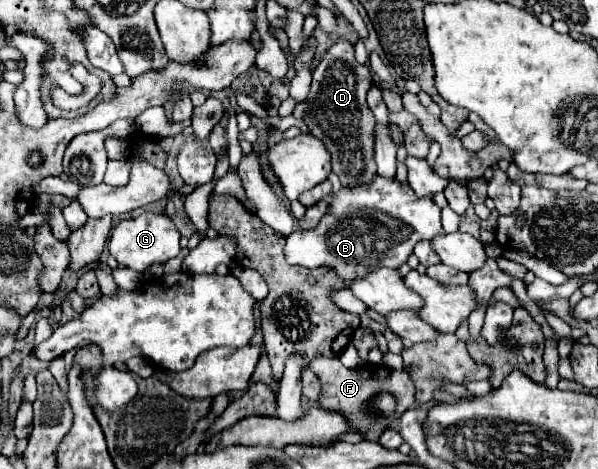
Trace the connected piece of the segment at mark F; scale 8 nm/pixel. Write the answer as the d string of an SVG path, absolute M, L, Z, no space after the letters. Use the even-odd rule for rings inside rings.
M316 356L316 360L312 360L312 364L308 364L308 366L318 376L318 380L322 382L322 392L320 392L318 404L322 408L336 410L336 412L342 412L344 416L348 416L348 420L352 422L352 426L358 432L370 434L370 436L364 436L368 440L378 440L380 438L380 432L384 428L388 428L404 410L408 410L410 406L414 406L414 400L416 400L414 398L414 384L412 384L412 378L408 378L408 372L404 372L404 370L392 370L392 368L372 366L372 364L362 364L358 368L346 368L338 358L328 358L328 356ZM380 390L386 390L386 392L394 394L396 400L398 400L396 416L392 416L388 420L374 418L372 414L366 412L368 400L374 394L378 394Z

